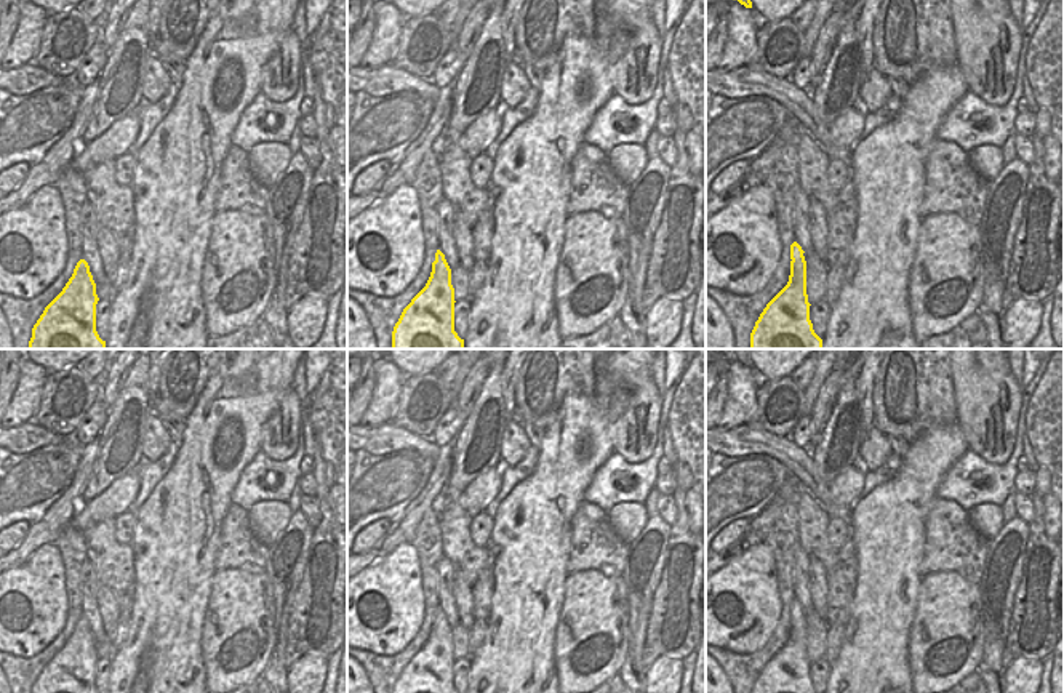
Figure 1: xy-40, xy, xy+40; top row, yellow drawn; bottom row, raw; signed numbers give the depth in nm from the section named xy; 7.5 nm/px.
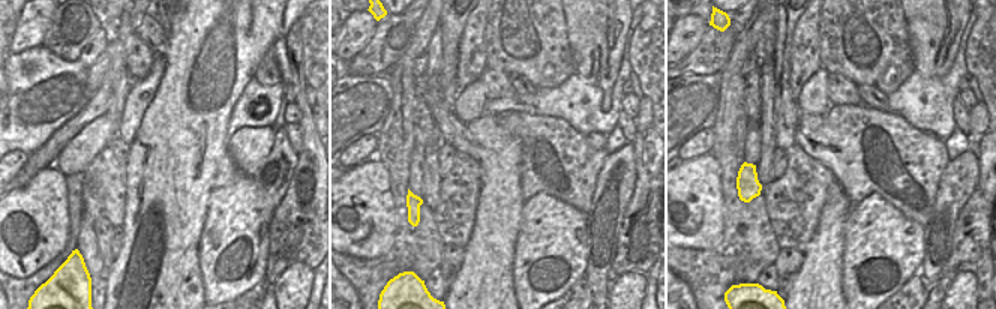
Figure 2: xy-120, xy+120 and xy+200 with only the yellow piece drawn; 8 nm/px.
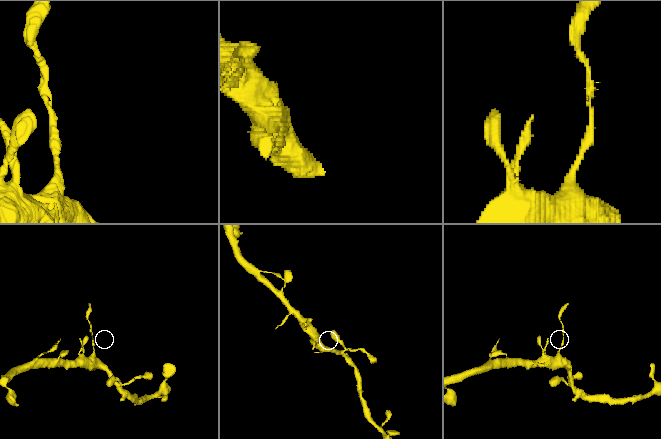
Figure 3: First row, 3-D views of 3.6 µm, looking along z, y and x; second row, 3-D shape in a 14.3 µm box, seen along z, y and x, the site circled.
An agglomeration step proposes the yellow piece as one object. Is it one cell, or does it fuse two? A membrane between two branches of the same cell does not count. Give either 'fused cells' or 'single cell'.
fused cells

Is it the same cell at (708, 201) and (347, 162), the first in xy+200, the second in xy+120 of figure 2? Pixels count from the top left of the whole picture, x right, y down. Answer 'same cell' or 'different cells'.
different cells

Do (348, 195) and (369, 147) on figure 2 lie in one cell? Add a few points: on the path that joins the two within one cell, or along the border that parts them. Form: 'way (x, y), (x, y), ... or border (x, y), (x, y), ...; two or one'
border (366, 158), (347, 170); two

